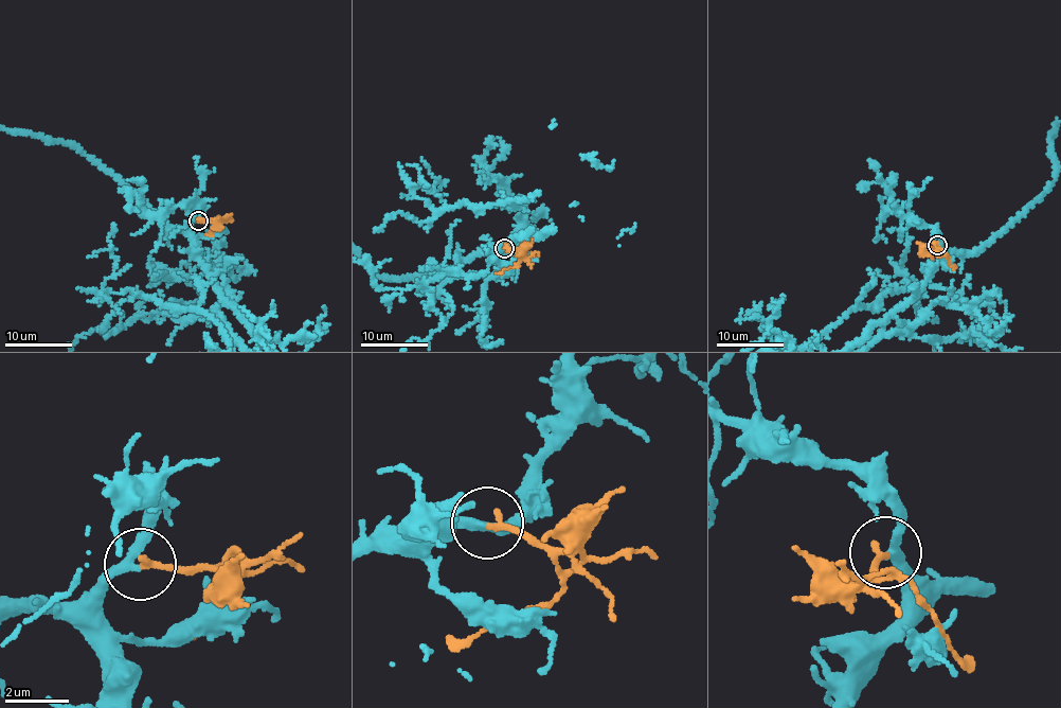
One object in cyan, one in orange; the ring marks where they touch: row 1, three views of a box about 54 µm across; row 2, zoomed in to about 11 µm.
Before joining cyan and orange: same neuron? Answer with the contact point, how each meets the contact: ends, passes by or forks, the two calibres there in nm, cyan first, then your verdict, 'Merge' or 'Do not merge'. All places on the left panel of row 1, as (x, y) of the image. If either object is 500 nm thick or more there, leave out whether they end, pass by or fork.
Place: (198, 220). At the ring cyan passes by. At the ring orange ends. Thickness 240 nm (cyan) against 220 nm. Merge

